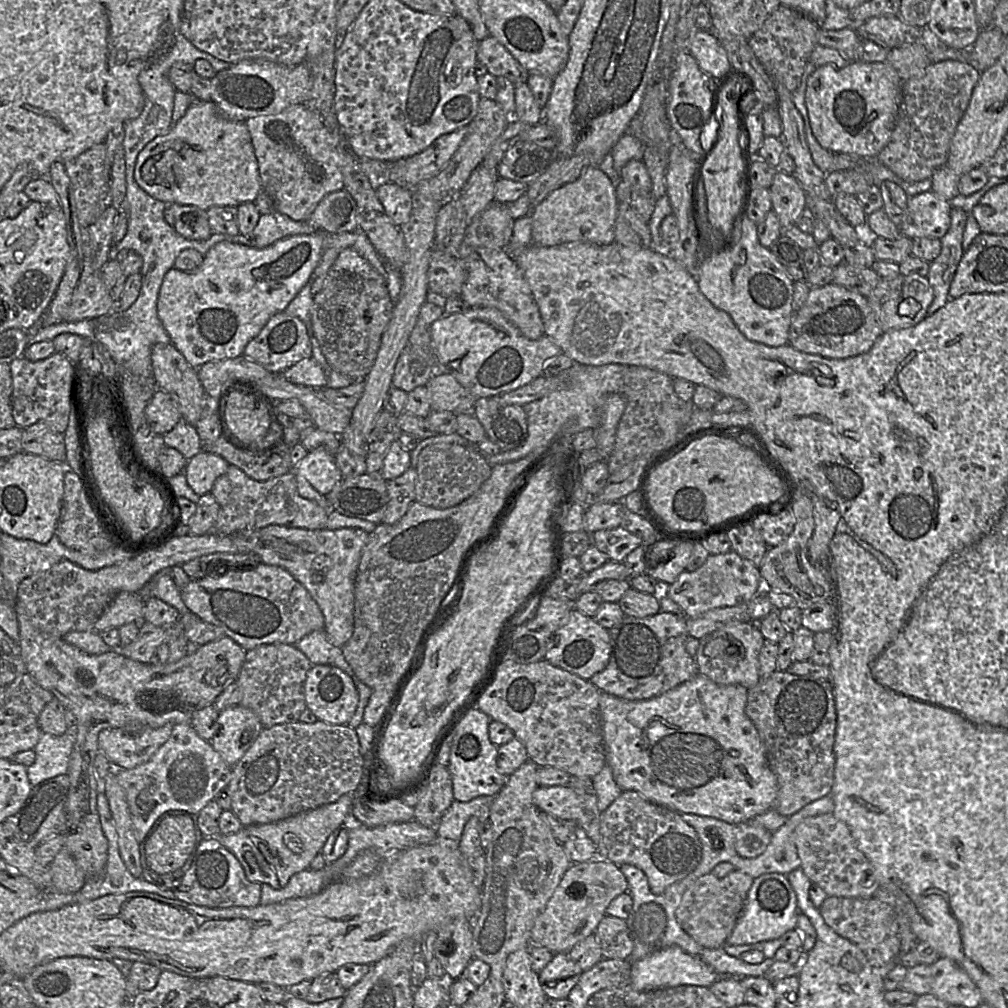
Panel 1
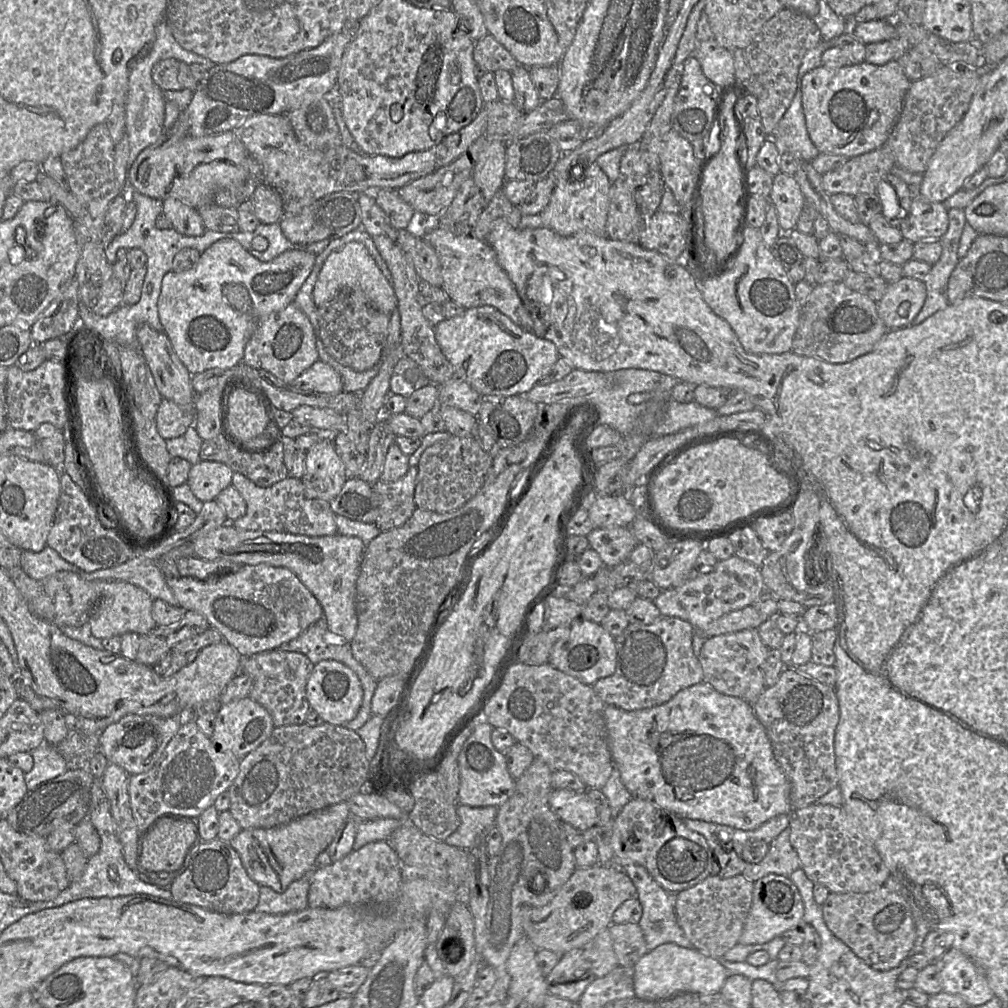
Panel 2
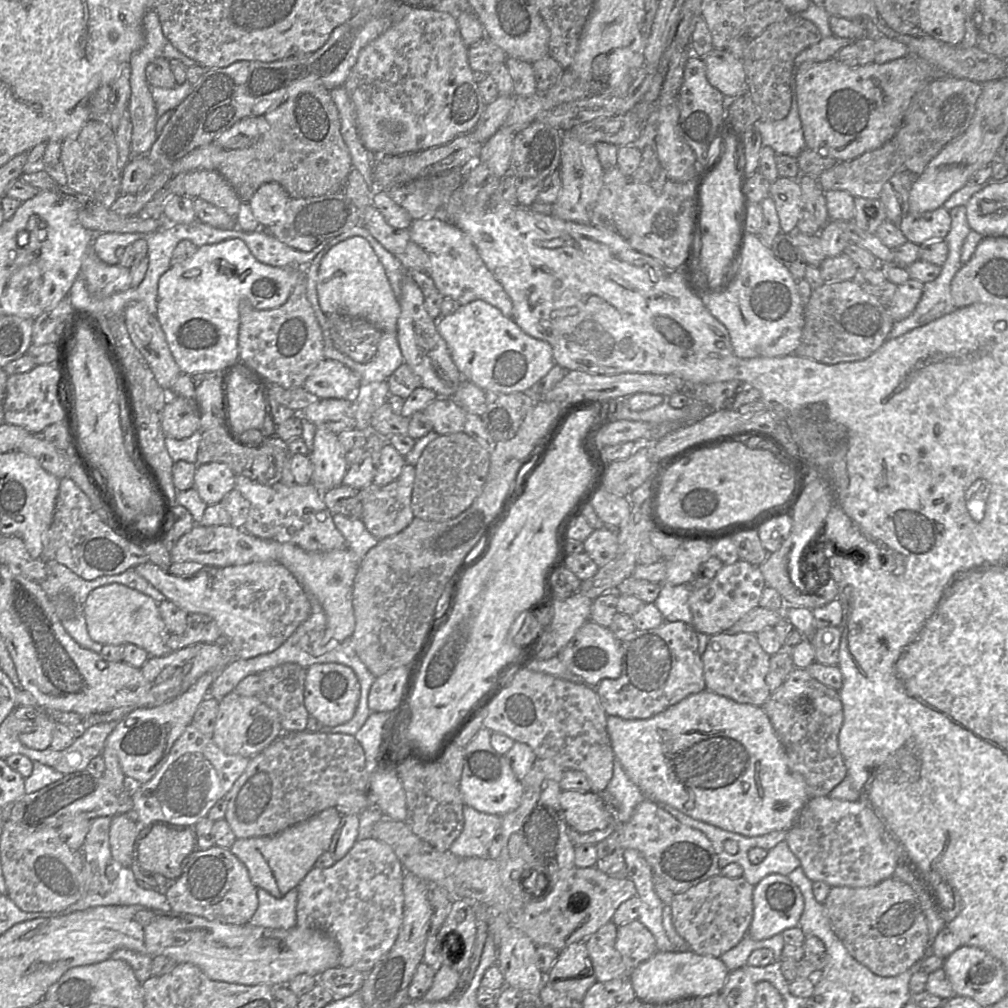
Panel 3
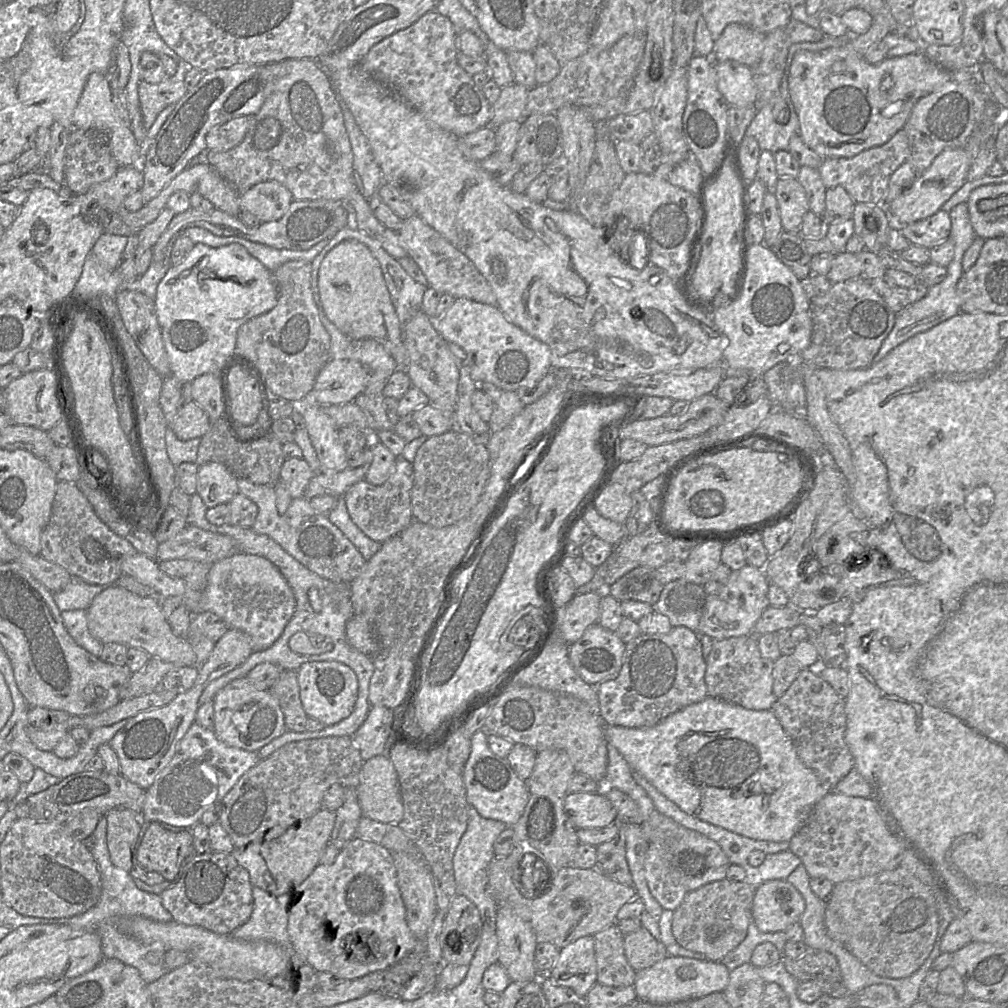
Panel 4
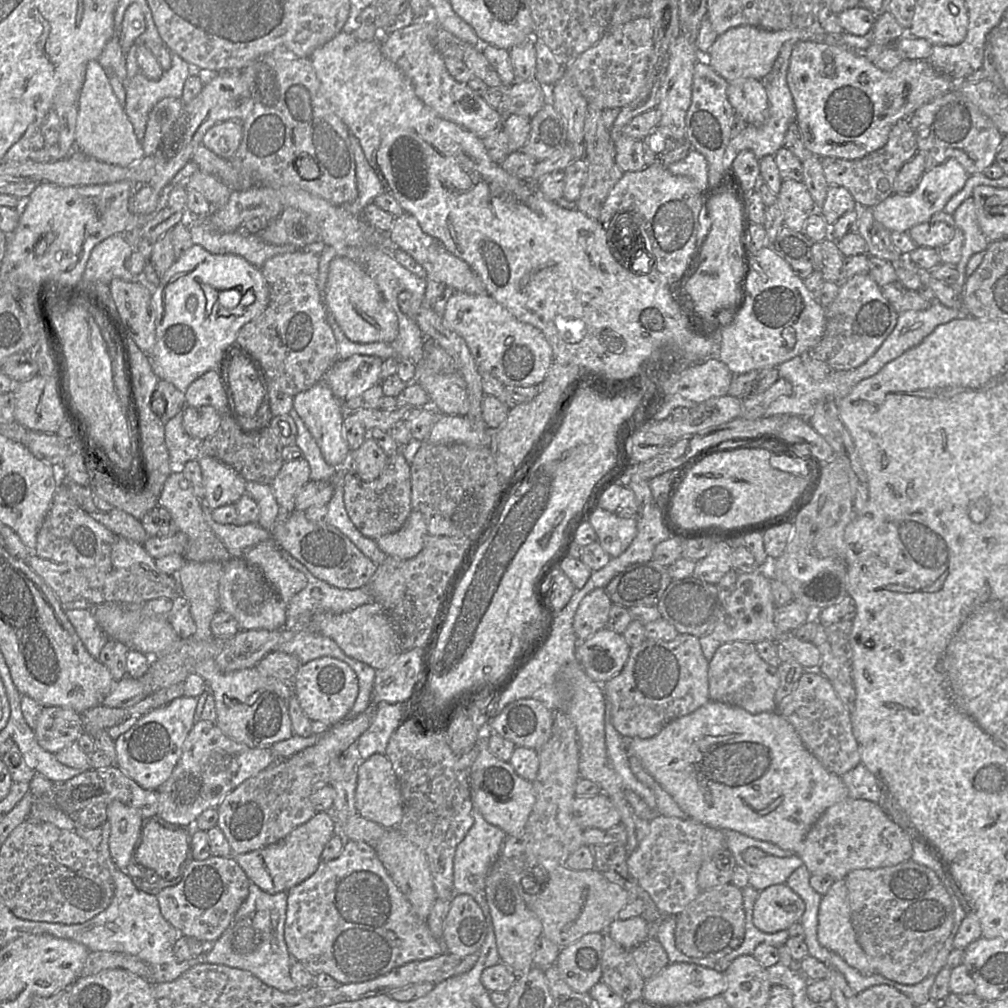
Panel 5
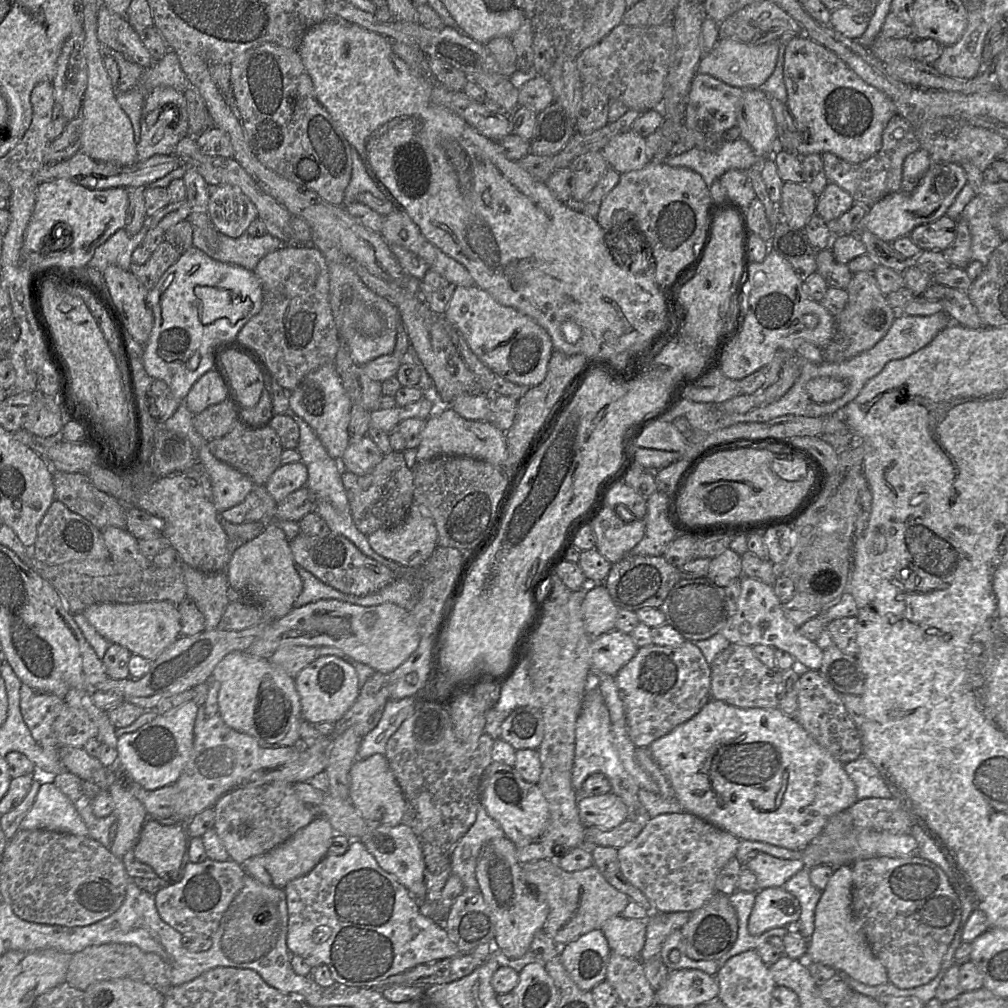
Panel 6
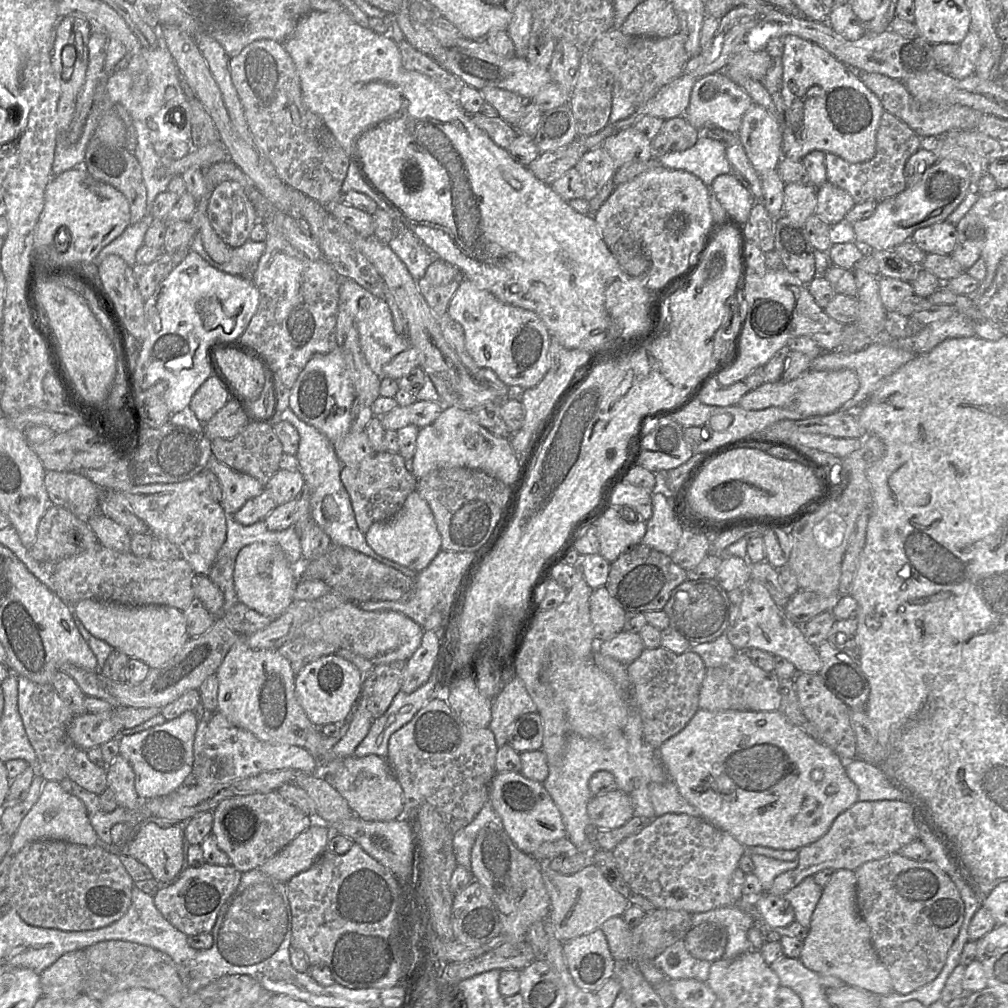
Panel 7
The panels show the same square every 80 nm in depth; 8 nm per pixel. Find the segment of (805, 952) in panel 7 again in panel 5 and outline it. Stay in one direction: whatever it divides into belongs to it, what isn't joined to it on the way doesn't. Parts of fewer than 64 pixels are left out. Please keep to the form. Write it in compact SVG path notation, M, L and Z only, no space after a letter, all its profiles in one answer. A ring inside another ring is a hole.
M844 879L834 881L828 892L822 896L818 911L817 937L821 946L838 954L849 966L863 975L875 973L868 957L855 937L850 918L848 890Z

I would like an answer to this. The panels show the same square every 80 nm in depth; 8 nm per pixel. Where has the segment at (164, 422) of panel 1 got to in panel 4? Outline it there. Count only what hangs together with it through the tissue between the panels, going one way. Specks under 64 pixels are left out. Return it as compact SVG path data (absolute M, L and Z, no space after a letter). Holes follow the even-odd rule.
M194 401L185 403L169 422L176 436L183 441L203 437L211 427L207 412Z

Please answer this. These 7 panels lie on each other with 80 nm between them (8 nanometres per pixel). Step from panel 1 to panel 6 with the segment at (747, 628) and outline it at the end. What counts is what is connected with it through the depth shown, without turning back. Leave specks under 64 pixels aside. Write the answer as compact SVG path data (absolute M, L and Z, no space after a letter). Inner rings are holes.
M731 643L710 665L711 698L739 708L777 708L781 671L765 666L754 654L752 646Z

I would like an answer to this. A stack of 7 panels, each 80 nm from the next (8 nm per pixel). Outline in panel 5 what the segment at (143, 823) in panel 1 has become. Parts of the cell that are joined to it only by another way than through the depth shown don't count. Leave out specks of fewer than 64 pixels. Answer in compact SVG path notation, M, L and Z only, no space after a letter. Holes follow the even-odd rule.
M198 720L188 733L180 759L170 777L157 789L157 817L193 827L196 818L208 808L216 808L225 796L242 782L277 761L271 747L252 748L226 736L214 722Z

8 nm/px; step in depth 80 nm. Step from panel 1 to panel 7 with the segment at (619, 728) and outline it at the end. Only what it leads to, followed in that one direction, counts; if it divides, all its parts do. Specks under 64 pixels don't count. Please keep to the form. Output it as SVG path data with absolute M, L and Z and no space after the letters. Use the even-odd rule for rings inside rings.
M698 709L687 726L662 743L657 749L670 780L680 794L701 813L701 818L729 833L745 847L763 846L774 849L799 850L820 839L834 820L858 801L858 788L849 778L845 761L823 743L816 741L801 728L793 725L780 711L727 710L707 711Z

